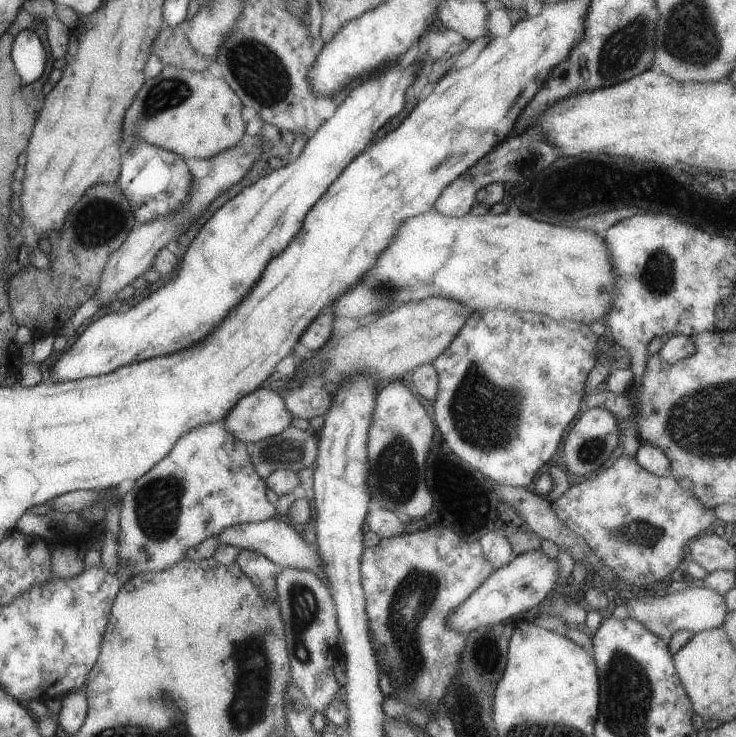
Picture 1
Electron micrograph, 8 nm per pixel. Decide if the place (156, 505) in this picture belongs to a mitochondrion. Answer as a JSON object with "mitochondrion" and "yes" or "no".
{"mitochondrion":"yes"}

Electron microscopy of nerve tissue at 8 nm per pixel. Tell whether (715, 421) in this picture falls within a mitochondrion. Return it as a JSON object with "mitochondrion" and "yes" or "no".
{"mitochondrion":"yes"}

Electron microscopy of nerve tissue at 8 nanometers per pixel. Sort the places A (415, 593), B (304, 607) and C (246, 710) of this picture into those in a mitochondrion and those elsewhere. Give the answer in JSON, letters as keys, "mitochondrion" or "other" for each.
{"A":"mitochondrion","B":"mitochondrion","C":"mitochondrion"}

